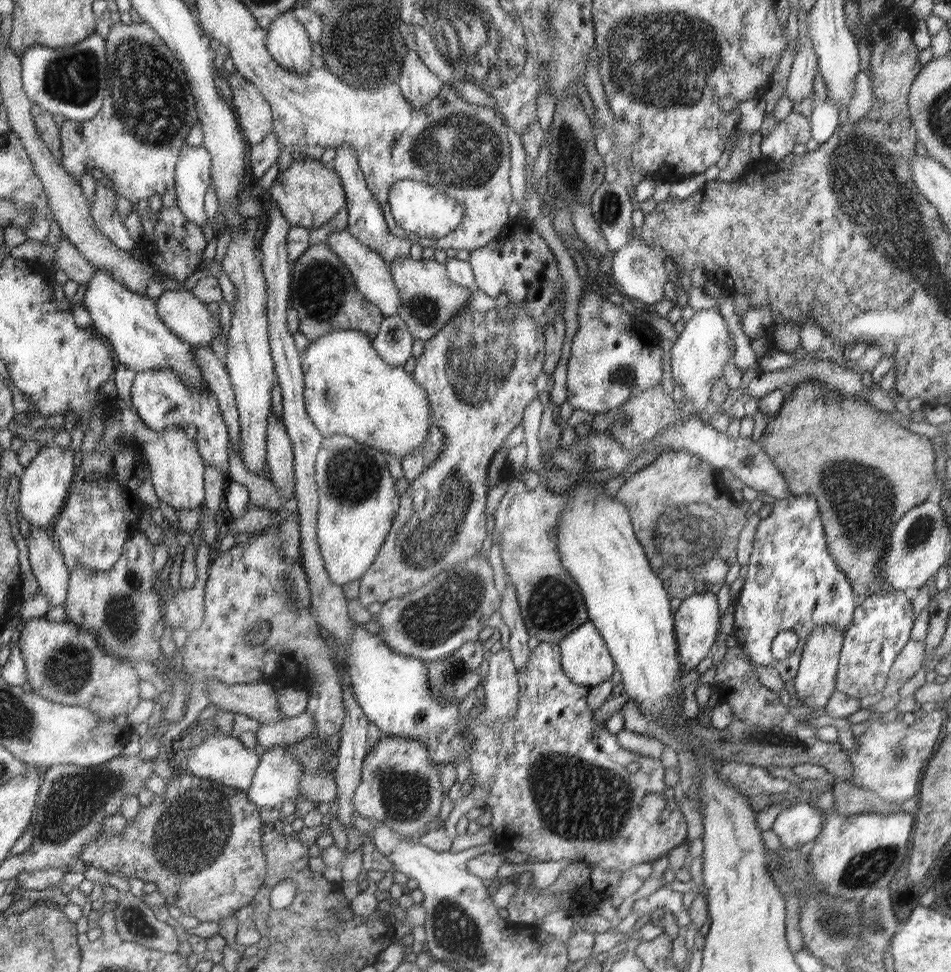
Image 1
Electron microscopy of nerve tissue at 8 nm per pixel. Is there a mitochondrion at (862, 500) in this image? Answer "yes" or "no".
yes

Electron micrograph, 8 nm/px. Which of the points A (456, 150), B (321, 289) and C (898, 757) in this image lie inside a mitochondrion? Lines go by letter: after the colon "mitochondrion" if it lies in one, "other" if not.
A: mitochondrion
B: mitochondrion
C: mitochondrion

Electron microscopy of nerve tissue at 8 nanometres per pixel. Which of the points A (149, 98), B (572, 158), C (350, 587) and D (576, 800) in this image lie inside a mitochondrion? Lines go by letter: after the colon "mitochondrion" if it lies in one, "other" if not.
A: mitochondrion
B: mitochondrion
C: other
D: mitochondrion

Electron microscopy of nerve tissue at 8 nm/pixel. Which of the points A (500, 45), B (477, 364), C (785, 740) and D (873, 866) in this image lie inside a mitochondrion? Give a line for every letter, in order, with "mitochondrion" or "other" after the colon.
A: mitochondrion
B: mitochondrion
C: mitochondrion
D: mitochondrion

